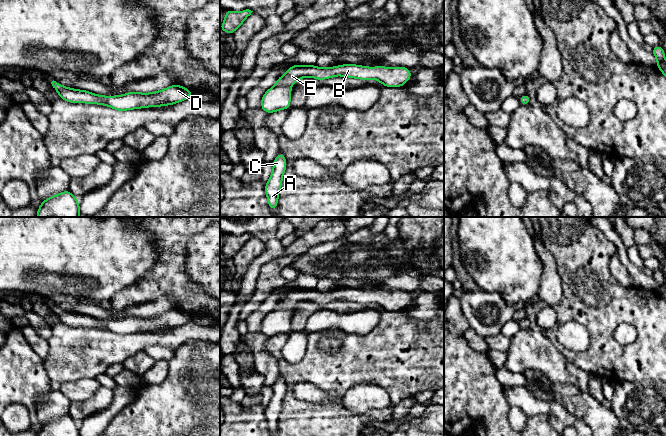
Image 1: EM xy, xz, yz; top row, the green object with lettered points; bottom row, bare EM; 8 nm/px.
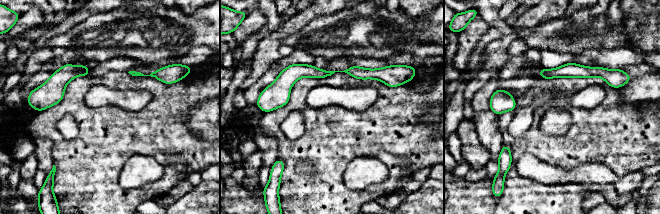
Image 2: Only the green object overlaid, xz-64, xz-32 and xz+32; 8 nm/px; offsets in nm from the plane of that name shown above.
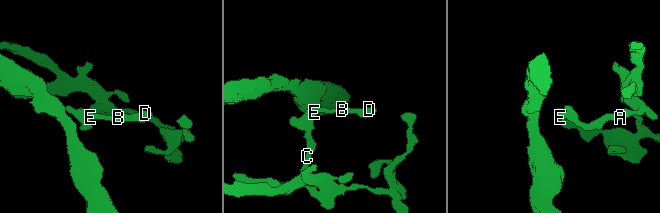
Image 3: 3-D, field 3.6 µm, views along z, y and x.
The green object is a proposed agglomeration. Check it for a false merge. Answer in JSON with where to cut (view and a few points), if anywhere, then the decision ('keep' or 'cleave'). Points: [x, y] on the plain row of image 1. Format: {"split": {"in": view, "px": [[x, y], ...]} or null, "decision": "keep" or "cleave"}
{"split": null, "decision": "keep"}

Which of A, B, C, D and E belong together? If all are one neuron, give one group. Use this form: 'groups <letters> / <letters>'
groups A B C D E

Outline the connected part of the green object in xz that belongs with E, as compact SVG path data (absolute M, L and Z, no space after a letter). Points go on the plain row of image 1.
M343 288L330 292L319 292L313 289L294 289L280 300L277 307L266 315L261 324L261 333L268 338L291 330L290 319L292 308L302 301L318 304L334 300L352 301L356 303L377 303L386 311L402 311L411 301L409 292L405 291L364 291L354 288Z

